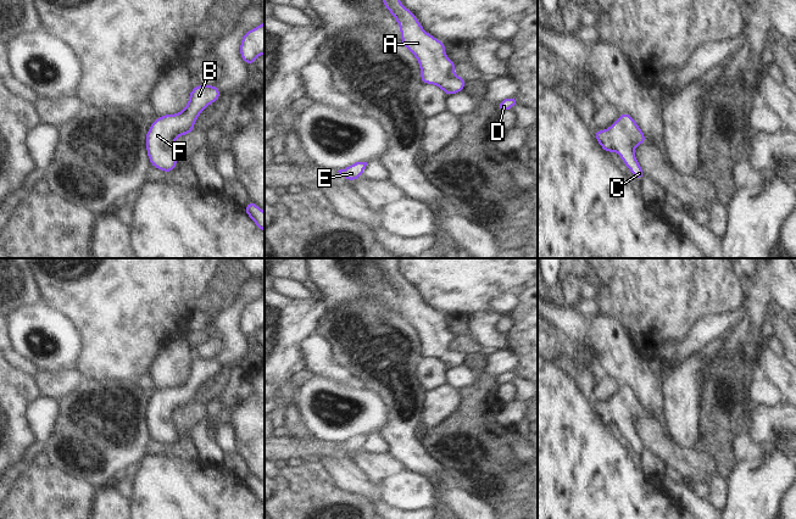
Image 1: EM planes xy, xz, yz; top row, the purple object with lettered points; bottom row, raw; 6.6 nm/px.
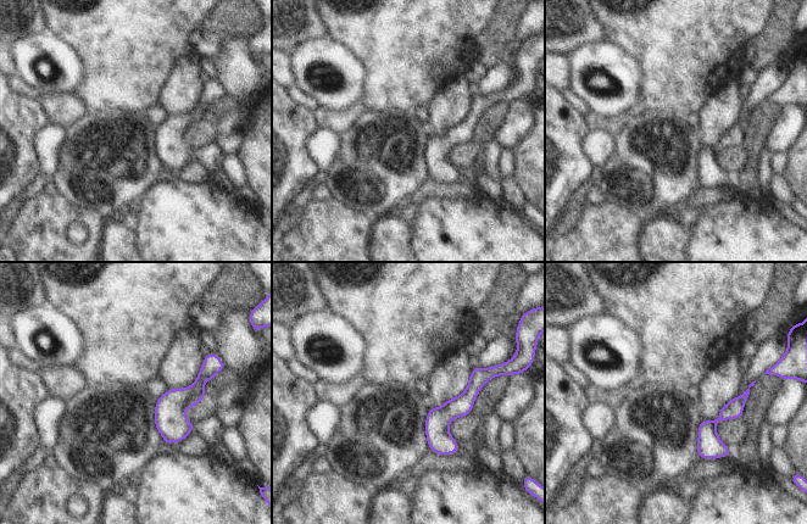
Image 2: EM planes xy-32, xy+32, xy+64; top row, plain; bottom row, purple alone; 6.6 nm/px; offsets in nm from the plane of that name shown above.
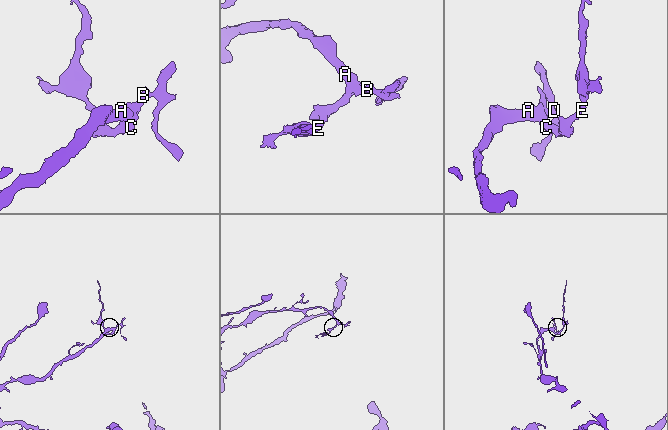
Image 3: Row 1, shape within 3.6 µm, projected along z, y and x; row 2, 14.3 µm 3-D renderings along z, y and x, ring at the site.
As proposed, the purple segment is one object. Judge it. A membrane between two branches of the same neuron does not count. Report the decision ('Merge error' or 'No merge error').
No merge error

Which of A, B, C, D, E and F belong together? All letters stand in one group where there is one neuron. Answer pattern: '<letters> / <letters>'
A B C D E F

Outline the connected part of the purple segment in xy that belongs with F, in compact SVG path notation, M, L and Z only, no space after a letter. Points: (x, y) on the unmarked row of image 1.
M199 356L197 359L191 362L189 375L183 384L174 387L162 387L152 394L145 408L146 425L151 440L165 446L169 446L177 440L174 413L178 409L190 407L202 383L218 373L222 367L215 357L204 358Z

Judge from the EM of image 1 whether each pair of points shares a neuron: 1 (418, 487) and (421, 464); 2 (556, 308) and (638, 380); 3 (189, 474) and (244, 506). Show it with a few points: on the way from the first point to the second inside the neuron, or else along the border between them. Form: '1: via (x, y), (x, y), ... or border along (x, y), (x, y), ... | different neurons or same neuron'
1: border along (406, 468), (424, 475) | different neurons
2: via (577, 328), (585, 334), (593, 335), (617, 360) | same neuron
3: via (202, 487), (221, 506), (230, 506) | same neuron

